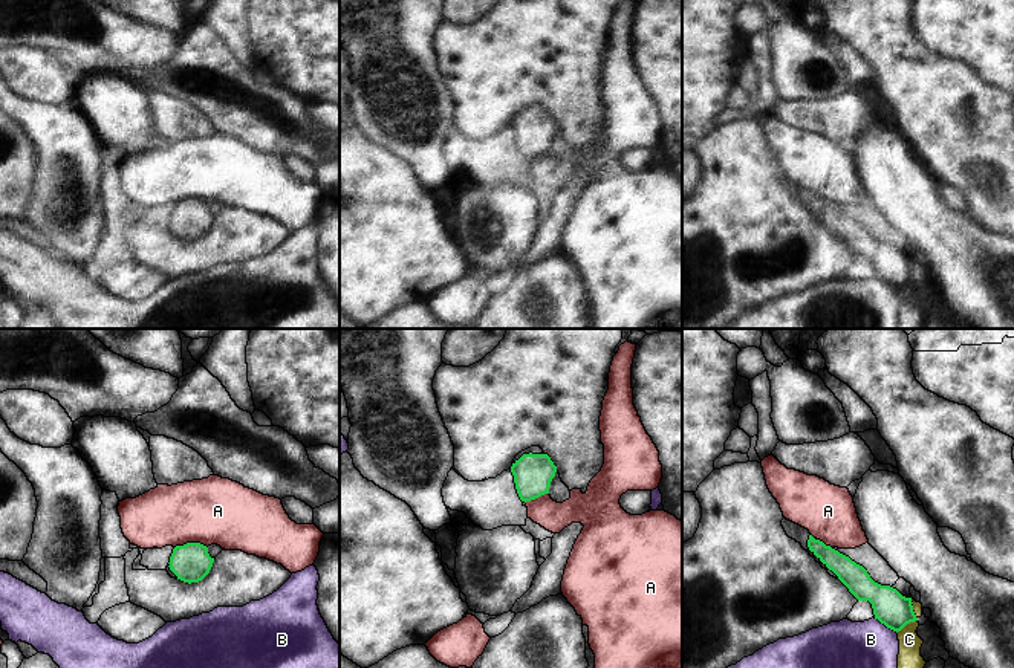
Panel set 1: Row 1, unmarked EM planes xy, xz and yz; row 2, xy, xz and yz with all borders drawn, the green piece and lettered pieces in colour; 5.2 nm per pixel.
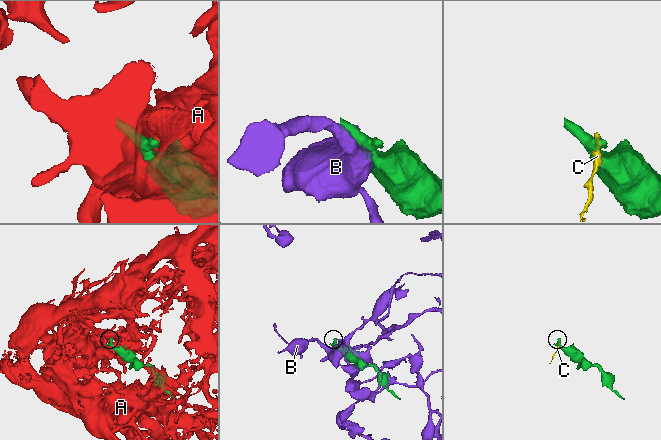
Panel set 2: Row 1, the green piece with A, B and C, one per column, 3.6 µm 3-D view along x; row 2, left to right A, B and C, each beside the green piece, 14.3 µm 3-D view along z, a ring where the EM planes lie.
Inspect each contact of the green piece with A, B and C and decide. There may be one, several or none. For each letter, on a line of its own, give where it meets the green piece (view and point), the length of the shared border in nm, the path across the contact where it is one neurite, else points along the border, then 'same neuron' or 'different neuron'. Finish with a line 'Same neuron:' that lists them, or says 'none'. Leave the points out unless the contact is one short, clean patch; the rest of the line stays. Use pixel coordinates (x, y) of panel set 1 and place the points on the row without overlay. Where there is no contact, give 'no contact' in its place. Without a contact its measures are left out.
A: contact xy (190, 201); length 180 nm; different neuron
B: contact yz (886, 283); length 150 nm; different neuron
C: contact yz (915, 277); length 190 nm; border yz (912, 257), (916, 275), (896, 289); different neuron
Same neuron: none

